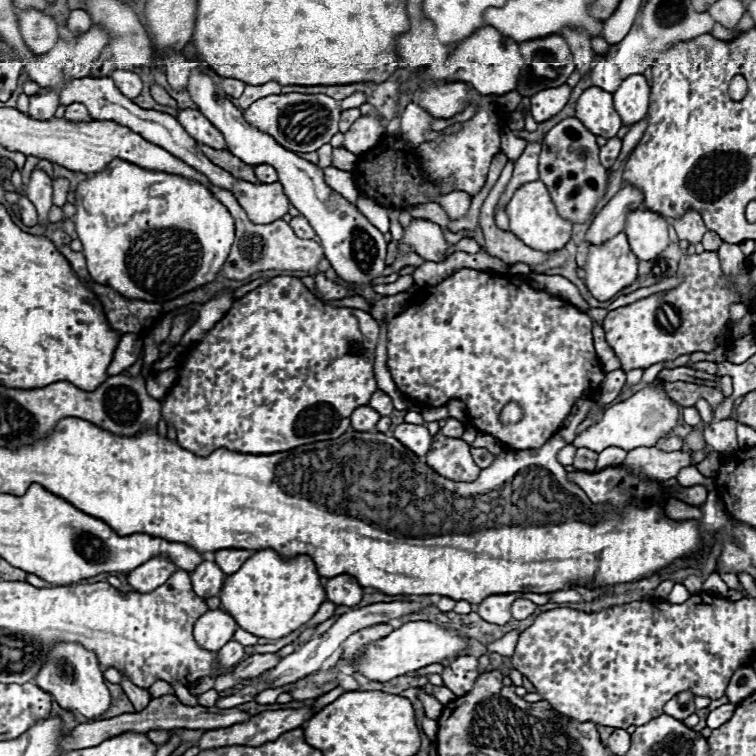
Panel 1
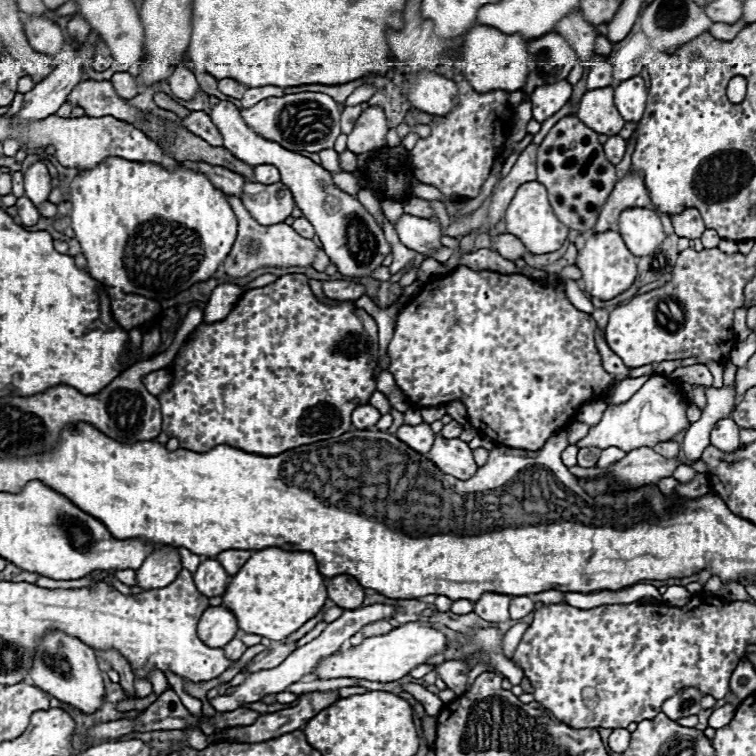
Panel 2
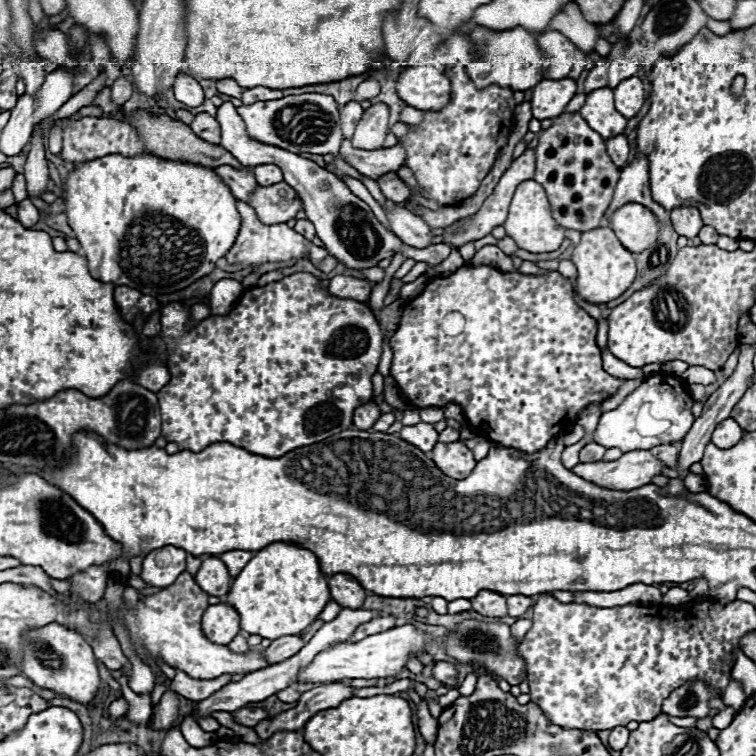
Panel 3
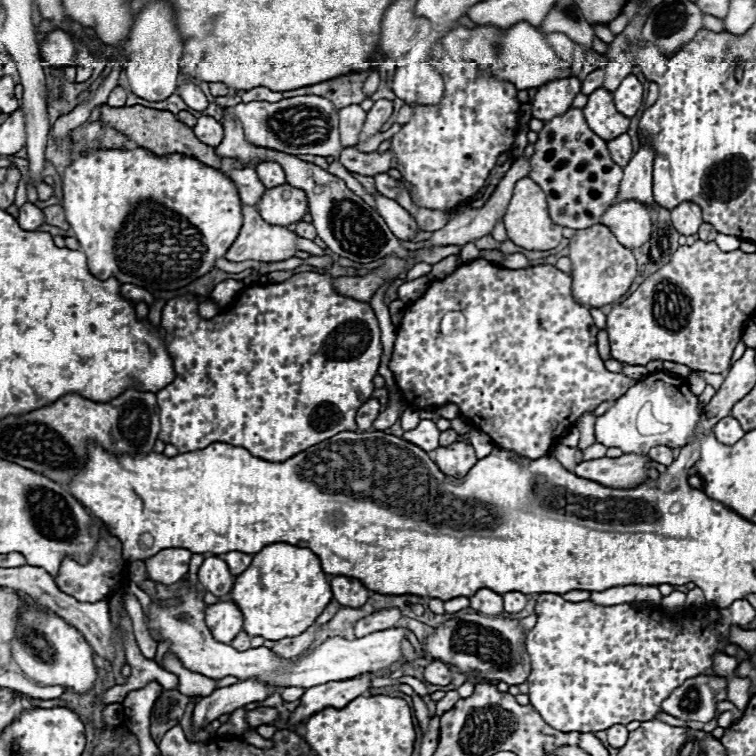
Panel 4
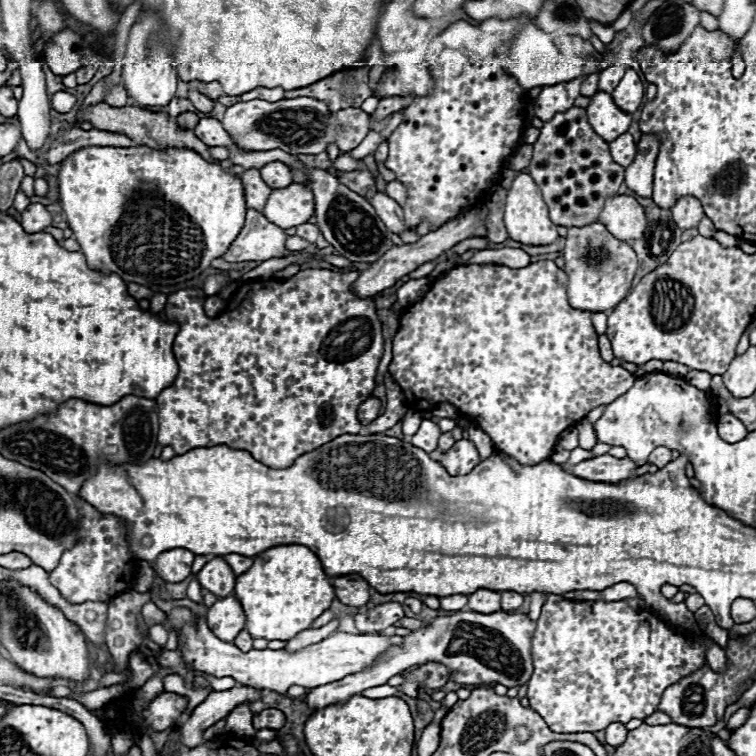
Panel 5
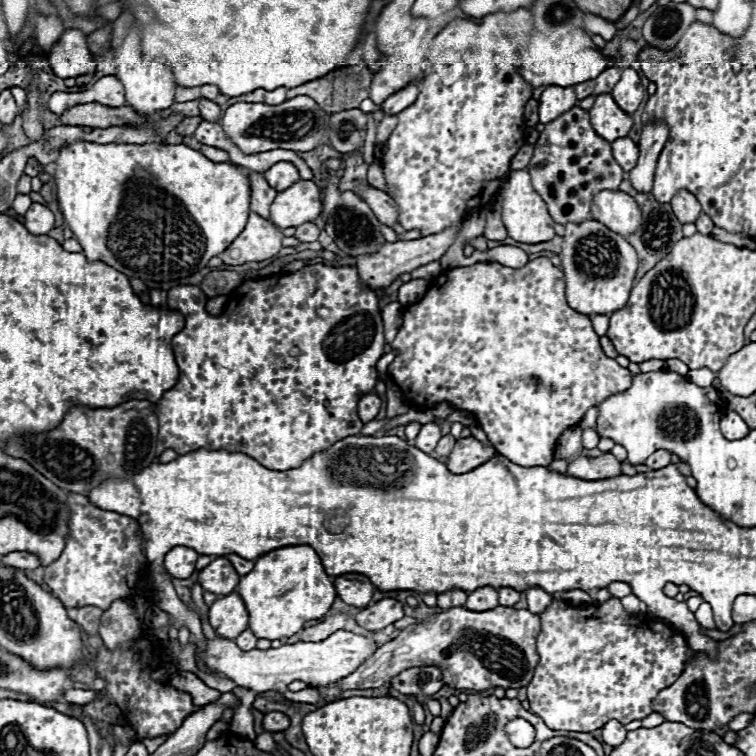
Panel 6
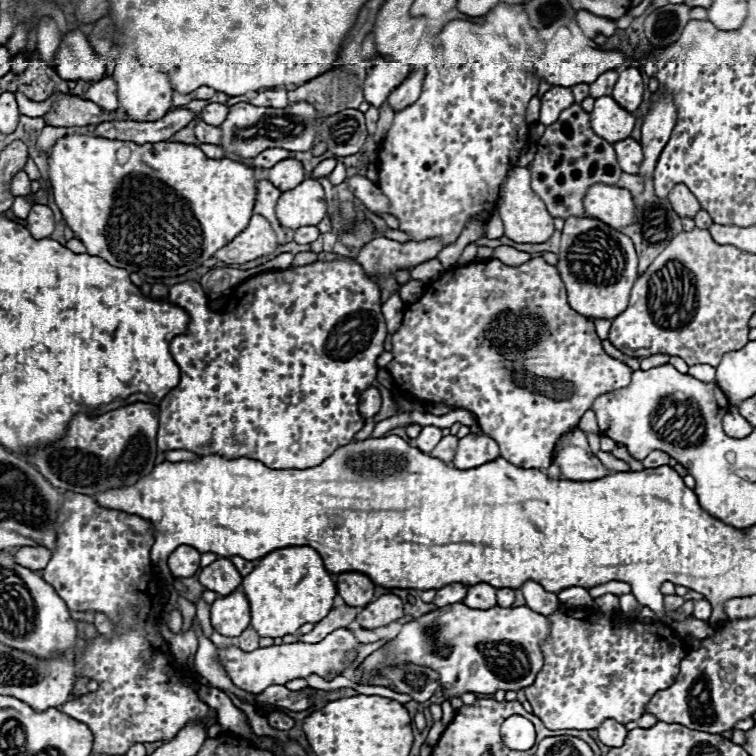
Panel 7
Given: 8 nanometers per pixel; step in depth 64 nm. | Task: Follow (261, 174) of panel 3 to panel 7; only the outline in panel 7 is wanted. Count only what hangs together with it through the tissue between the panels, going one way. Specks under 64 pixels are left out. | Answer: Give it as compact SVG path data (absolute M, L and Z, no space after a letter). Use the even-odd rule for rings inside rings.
M296 158L280 160L276 166L270 168L270 182L276 188L282 188L282 192L296 188L300 182L304 182L304 166Z

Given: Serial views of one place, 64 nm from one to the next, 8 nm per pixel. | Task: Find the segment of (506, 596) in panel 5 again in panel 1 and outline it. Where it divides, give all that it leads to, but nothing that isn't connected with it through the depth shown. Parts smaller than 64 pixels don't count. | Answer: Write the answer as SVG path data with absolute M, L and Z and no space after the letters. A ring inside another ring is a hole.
M520 598L520 600L516 600L516 602L512 604L512 618L514 618L514 620L524 620L524 618L530 616L534 610L536 610L536 604L534 604L534 602Z

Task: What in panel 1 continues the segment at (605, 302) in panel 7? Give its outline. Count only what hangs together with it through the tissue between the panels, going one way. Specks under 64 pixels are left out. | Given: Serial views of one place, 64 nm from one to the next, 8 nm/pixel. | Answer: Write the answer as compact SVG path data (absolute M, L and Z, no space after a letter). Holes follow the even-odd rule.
M620 232L604 244L590 244L582 268L590 294L596 300L610 300L636 280L638 258L632 254L626 234Z

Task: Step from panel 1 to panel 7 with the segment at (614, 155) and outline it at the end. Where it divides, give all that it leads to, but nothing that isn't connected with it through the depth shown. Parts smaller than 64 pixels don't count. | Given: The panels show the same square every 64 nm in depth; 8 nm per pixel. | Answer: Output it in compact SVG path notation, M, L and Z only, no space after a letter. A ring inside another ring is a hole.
M620 140L618 144L614 144L616 148L616 156L618 156L618 164L624 172L628 174L638 174L640 164L642 164L642 146L636 140Z

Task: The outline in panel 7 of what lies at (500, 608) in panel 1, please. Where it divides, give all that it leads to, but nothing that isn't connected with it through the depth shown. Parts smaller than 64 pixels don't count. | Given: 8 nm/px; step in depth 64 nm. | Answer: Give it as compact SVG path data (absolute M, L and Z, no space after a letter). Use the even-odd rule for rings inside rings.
M490 584L470 586L462 604L466 604L468 608L492 608L496 606L496 588Z

